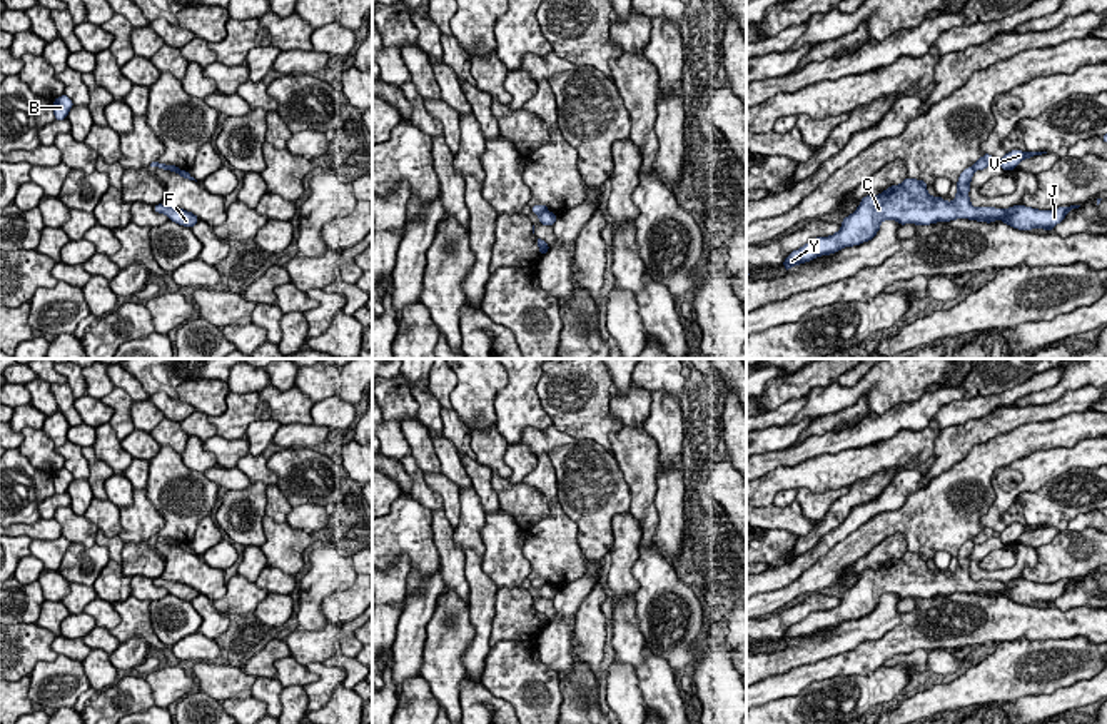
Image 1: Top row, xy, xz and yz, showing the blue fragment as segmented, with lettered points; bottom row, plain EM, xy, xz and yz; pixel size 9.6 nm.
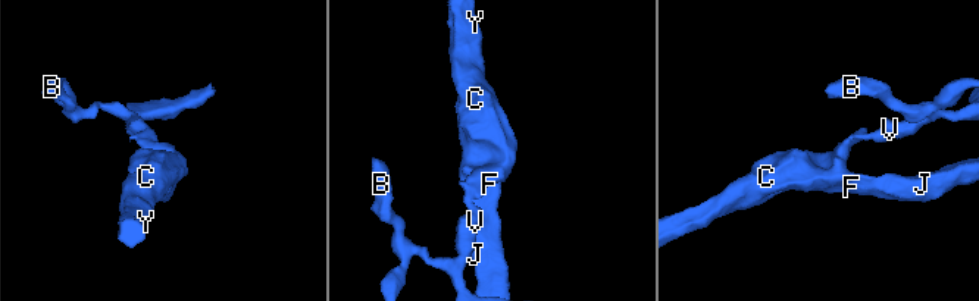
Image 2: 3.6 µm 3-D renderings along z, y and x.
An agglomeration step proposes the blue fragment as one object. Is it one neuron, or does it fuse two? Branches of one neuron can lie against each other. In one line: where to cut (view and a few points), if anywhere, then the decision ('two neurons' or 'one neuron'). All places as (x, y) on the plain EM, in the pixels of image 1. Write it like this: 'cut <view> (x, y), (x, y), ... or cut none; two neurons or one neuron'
cut xz (546, 584), (538, 588); two neurons

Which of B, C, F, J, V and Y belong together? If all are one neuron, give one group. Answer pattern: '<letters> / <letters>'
B V / C F J Y

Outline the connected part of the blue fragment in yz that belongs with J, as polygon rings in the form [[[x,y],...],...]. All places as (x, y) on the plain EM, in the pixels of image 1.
[[[967,540],[957,556],[957,569],[952,576],[942,571],[932,571],[927,566],[927,556],[907,551],[903,557],[892,559],[880,569],[865,569],[858,582],[843,592],[842,602],[830,611],[816,611],[801,622],[786,629],[783,641],[788,646],[793,639],[801,639],[821,629],[830,629],[843,621],[860,619],[872,614],[880,604],[883,594],[897,594],[900,599],[930,599],[935,596],[950,596],[968,592],[992,597],[1002,594],[1013,602],[1029,606],[1030,602],[1045,602],[1050,606],[1060,597],[1069,584],[1080,579],[1059,581],[1054,584],[1039,584],[1025,579],[1010,582],[978,581],[970,577],[968,566],[973,551],[973,540]]]

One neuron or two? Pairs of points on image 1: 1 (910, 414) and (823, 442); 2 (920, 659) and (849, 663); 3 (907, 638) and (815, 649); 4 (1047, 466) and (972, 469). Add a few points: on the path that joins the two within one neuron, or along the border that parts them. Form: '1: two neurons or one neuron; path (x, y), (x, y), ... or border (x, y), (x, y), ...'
1: one neuron; path (889, 424), (845, 439)
2: two neurons; border (925, 651), (899, 653), (882, 664)
3: two neurons; border (894, 628), (822, 659)
4: two neurons; border (1036, 451), (994, 472), (994, 502), (990, 506)

